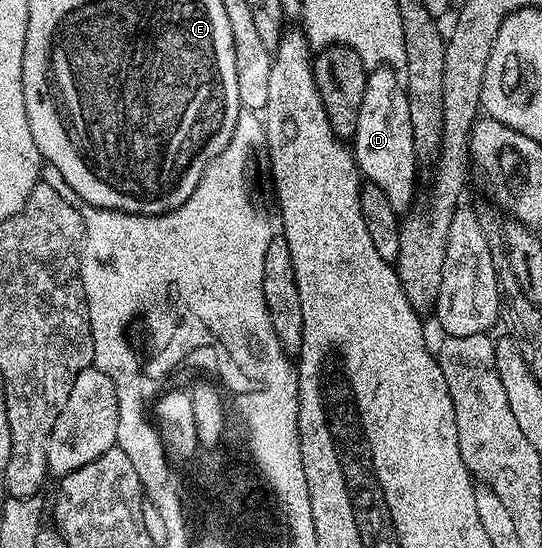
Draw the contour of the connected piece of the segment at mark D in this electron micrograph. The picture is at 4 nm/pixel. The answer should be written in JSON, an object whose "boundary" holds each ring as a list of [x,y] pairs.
{"boundary":[[[379,65],[367,74],[364,101],[360,105],[360,121],[356,121],[356,133],[352,140],[354,161],[359,172],[369,182],[380,185],[388,205],[399,213],[408,211],[414,196],[414,157],[412,122],[409,117],[409,101],[399,72]]]}

